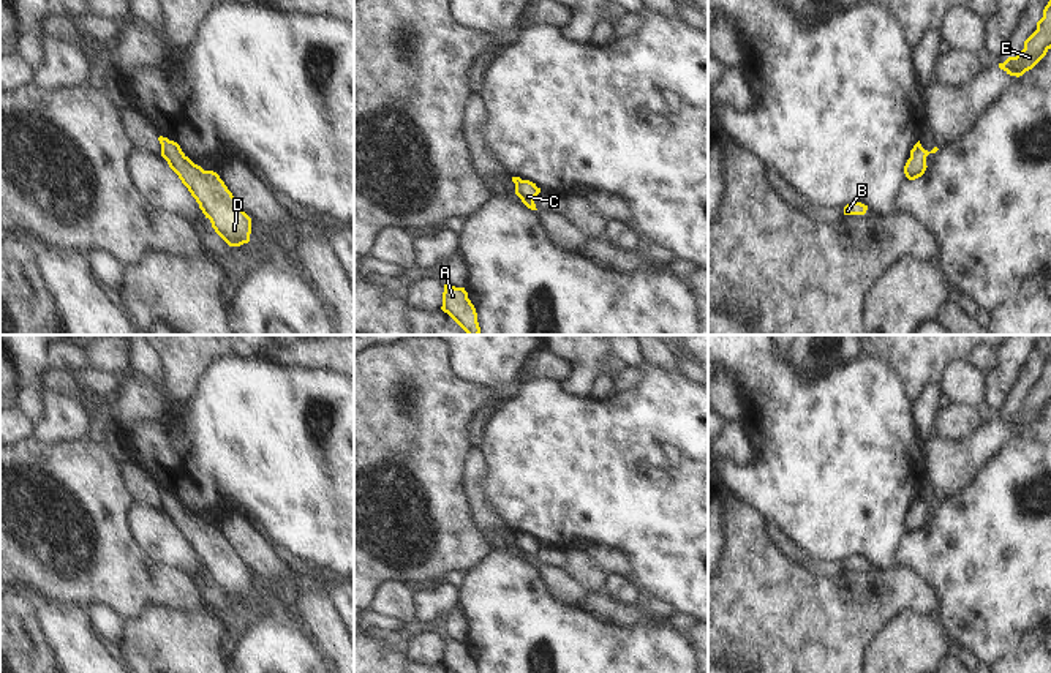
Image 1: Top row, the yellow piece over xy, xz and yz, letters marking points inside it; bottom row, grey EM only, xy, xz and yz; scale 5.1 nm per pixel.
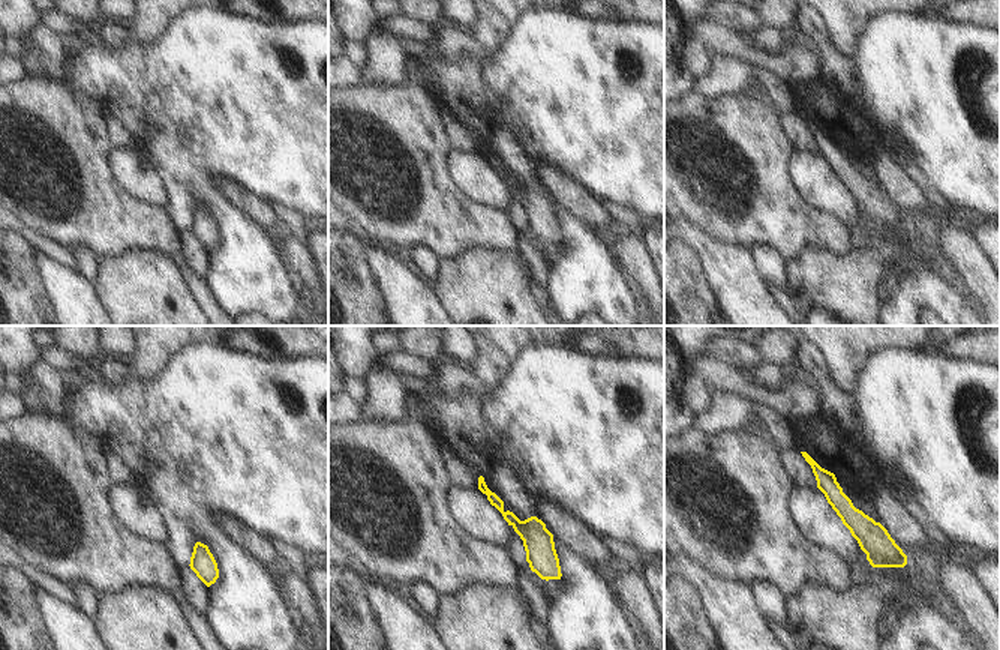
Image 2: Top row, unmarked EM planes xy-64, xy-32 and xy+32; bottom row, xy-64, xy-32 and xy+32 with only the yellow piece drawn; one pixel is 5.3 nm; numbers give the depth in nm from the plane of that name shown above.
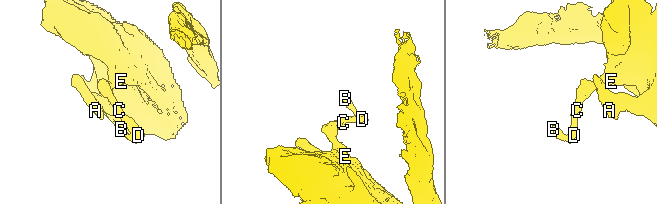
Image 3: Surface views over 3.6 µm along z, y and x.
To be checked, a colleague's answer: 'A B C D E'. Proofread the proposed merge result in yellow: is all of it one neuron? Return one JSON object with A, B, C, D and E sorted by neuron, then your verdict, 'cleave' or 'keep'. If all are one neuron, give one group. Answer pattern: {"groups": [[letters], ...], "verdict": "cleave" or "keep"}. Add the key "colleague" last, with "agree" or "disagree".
{"groups": [["A", "B", "C", "D", "E"]], "verdict": "keep", "colleague": "agree"}

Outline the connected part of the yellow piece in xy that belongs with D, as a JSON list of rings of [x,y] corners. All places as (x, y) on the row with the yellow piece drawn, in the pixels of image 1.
[[[160,136],[158,141],[161,144],[161,156],[196,199],[205,218],[210,220],[215,232],[229,246],[248,243],[251,218],[243,212],[220,175],[194,164],[177,142],[163,136]]]

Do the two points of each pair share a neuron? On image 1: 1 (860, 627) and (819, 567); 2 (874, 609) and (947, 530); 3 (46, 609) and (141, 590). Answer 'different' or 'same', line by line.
1: different
2: different
3: different

